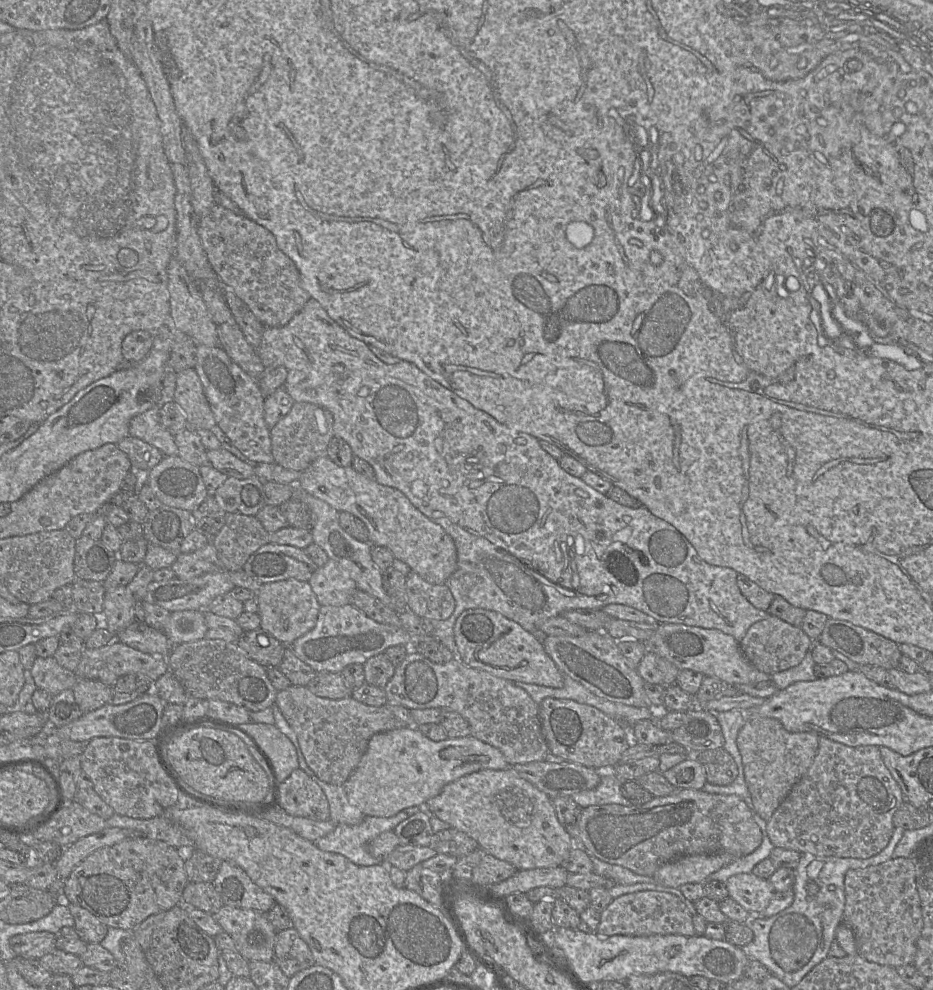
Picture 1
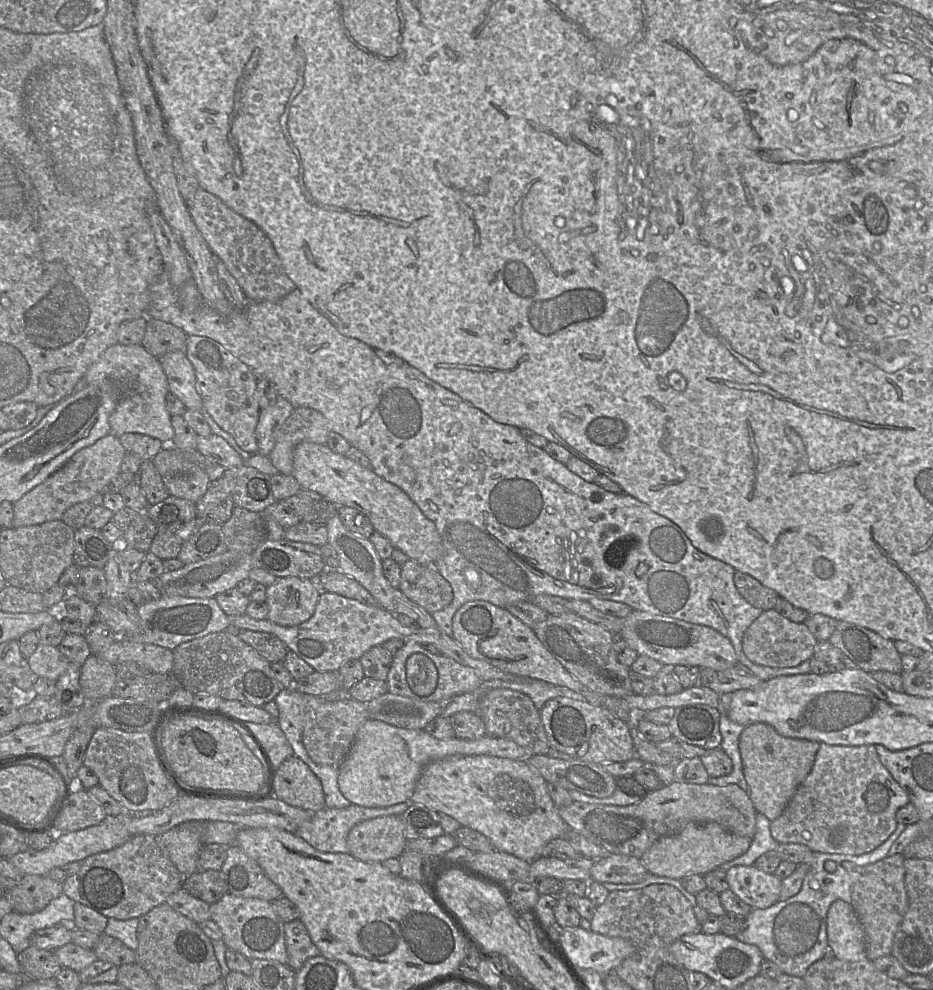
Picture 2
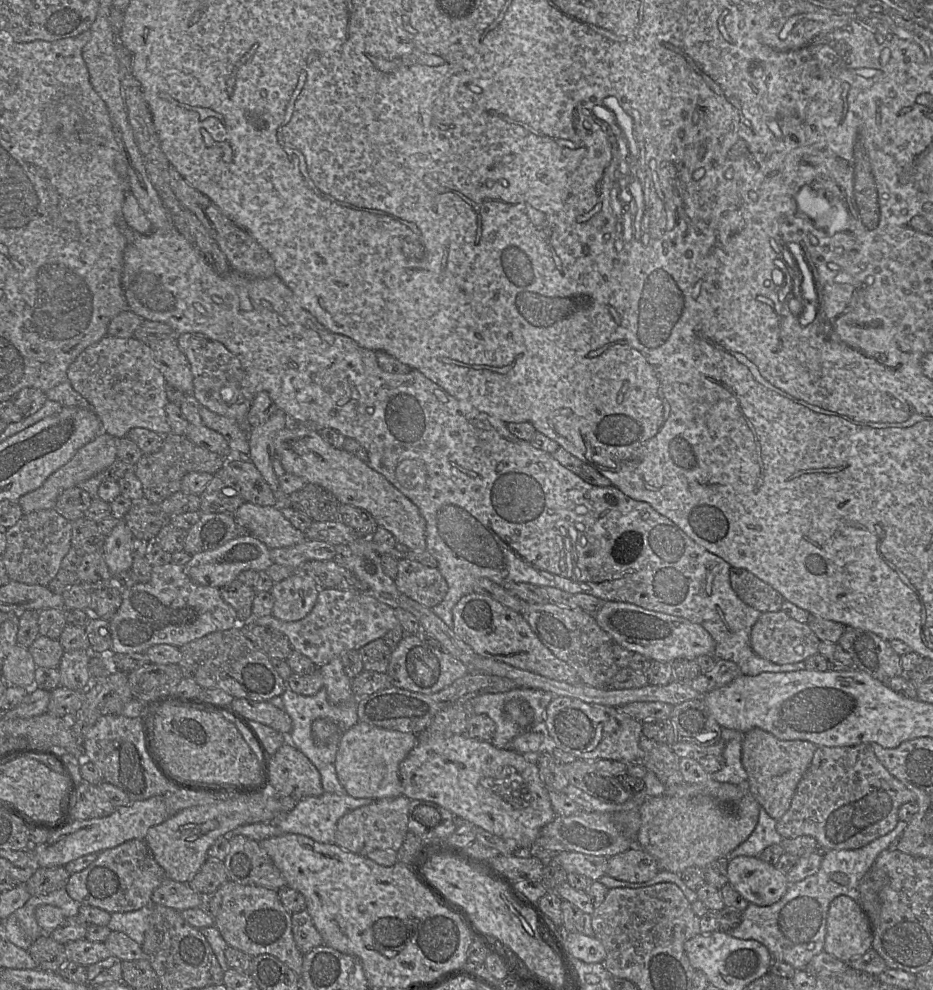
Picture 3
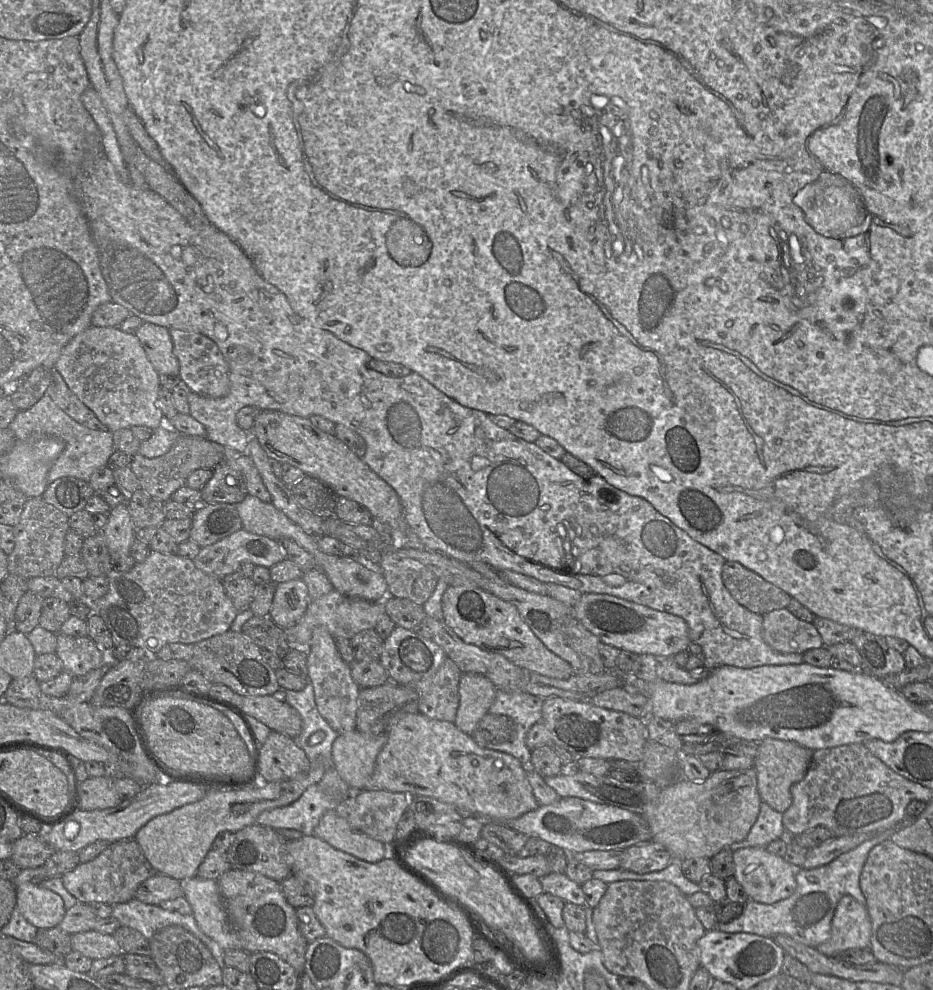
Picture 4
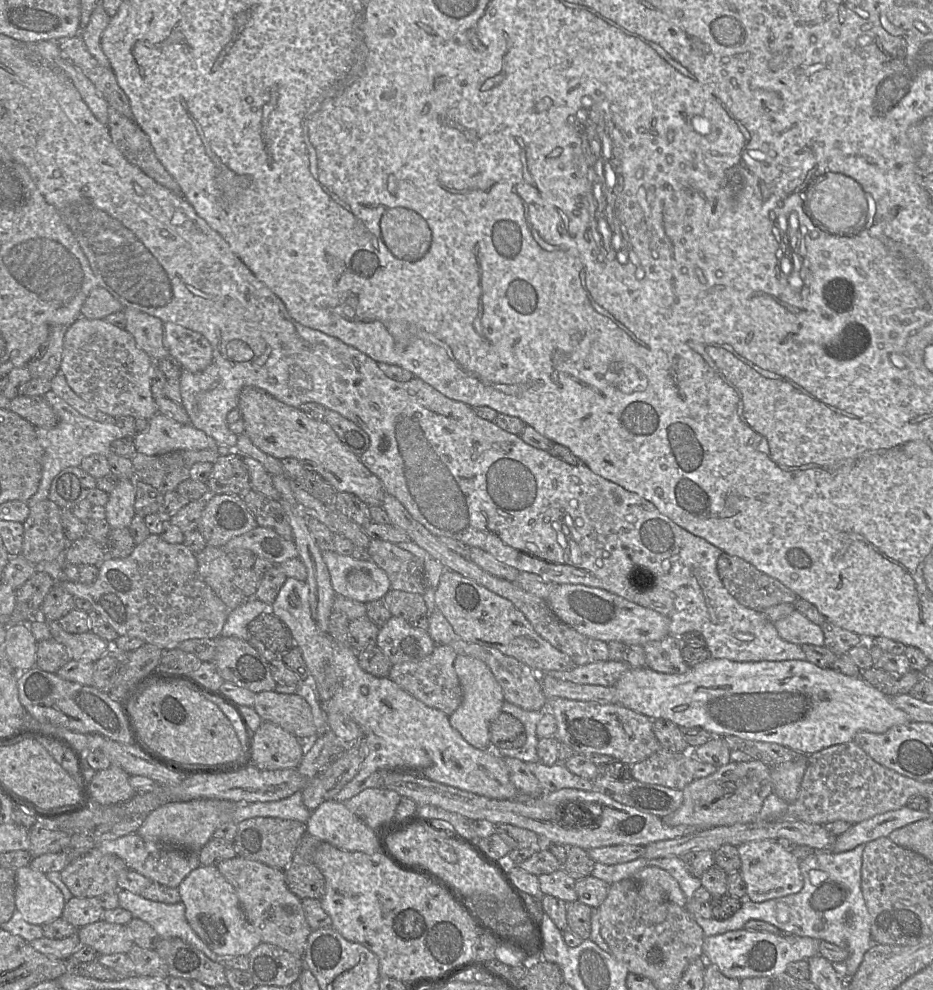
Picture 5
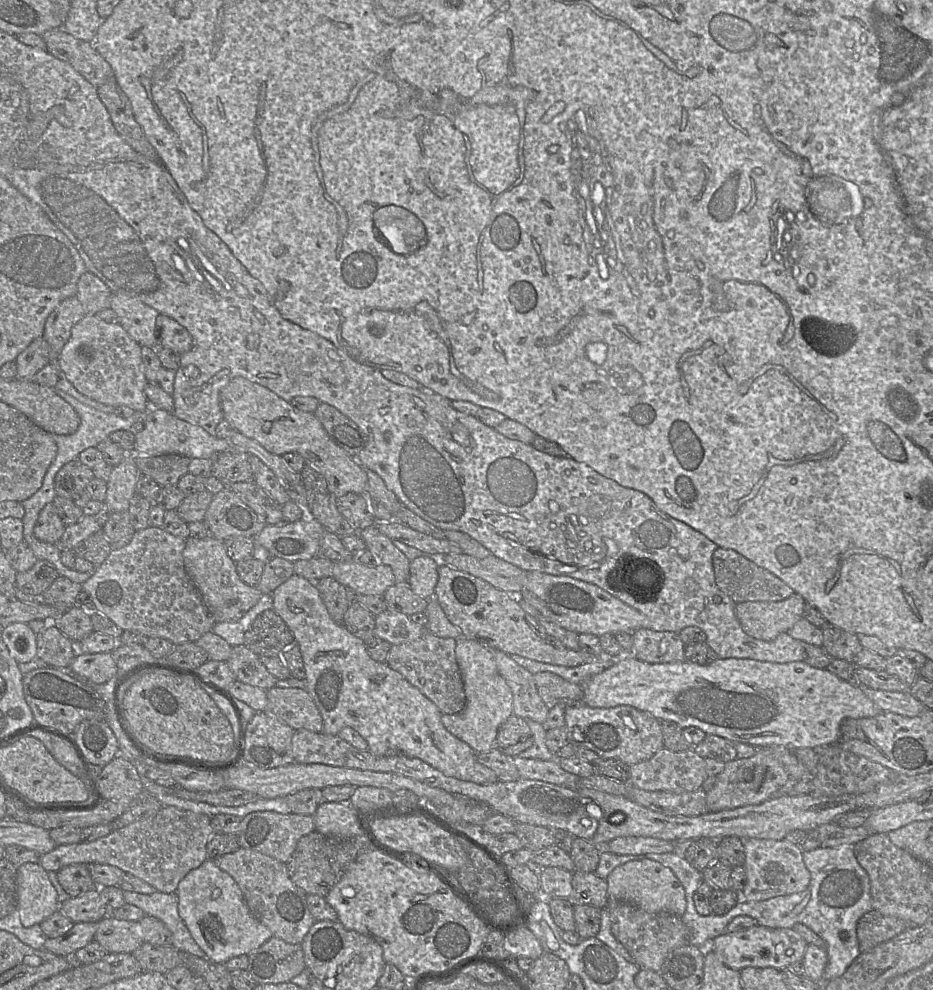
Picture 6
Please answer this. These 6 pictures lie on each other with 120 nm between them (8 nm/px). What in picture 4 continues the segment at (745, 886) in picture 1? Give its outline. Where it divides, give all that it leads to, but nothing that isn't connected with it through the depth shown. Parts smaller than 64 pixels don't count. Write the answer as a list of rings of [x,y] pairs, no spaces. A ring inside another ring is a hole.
[[[735,846],[733,861],[734,877],[745,890],[748,900],[773,904],[793,895],[797,887],[796,868],[783,857],[768,852],[766,847]]]

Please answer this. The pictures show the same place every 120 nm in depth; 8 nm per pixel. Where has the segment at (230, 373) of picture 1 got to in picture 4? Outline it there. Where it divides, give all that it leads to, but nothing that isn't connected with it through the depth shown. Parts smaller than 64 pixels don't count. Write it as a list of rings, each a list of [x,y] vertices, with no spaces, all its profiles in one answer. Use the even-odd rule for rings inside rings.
[[[169,329],[173,353],[179,361],[179,377],[192,392],[211,398],[225,396],[230,388],[229,365],[217,344],[201,333]]]

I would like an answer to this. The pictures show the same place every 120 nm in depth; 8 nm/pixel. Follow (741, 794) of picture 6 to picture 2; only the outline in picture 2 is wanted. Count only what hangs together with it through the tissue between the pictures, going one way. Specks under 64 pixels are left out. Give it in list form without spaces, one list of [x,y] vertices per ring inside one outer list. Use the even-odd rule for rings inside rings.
[[[716,822],[689,823],[673,835],[657,840],[641,857],[650,875],[680,880],[687,875],[706,875],[747,852],[752,838],[733,834]]]

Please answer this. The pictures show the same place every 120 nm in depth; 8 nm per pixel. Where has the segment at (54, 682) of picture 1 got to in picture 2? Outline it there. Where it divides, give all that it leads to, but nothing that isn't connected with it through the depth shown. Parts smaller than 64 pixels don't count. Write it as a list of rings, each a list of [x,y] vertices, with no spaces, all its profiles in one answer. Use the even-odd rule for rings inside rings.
[[[39,644],[34,653],[27,659],[27,663],[37,677],[57,681],[66,671],[69,660],[58,647]]]

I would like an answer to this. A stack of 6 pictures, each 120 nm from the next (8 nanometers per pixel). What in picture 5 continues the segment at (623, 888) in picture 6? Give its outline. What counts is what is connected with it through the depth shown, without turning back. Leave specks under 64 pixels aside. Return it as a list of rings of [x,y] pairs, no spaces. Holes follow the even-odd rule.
[[[648,866],[636,872],[632,879],[638,885],[639,895],[652,902],[670,901],[680,907],[687,904],[678,882],[665,870]]]

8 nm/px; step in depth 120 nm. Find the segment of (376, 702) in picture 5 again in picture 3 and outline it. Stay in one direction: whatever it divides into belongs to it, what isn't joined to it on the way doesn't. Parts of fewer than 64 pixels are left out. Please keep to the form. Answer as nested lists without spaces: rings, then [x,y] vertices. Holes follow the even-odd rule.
[[[293,573],[287,579],[274,583],[270,593],[274,598],[272,616],[283,622],[295,622],[306,617],[314,608],[320,589],[304,573]],[[428,729],[417,734],[417,743],[400,763],[399,775],[402,794],[410,800],[434,802],[454,816],[474,826],[507,839],[513,839],[525,850],[540,836],[541,829],[556,817],[549,790],[542,781],[533,756],[524,756],[511,749],[498,749],[491,742],[479,741],[462,735],[443,735]]]

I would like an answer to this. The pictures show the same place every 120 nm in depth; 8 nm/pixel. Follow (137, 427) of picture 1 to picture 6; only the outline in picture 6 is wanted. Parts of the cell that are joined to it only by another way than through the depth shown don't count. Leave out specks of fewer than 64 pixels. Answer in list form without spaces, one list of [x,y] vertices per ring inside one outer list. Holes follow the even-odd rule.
[[[86,315],[79,322],[77,322],[71,330],[71,335],[67,343],[62,348],[59,357],[57,358],[57,368],[62,370],[66,378],[73,384],[73,386],[83,395],[91,398],[97,402],[110,405],[110,406],[127,406],[137,412],[146,413],[150,409],[150,403],[144,393],[144,389],[148,381],[146,380],[145,374],[142,370],[142,355],[141,346],[132,339],[129,334],[118,324],[107,323],[104,320],[99,319],[95,315]]]

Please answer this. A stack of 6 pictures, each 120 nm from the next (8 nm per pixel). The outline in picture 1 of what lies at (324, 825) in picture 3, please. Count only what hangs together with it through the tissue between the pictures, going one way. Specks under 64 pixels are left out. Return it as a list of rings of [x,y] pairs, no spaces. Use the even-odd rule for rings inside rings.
[[[411,806],[391,817],[366,816],[356,825],[337,824],[328,835],[318,839],[315,845],[322,851],[341,854],[358,866],[373,866],[382,862],[368,852],[368,843],[415,813],[426,811],[425,806]]]

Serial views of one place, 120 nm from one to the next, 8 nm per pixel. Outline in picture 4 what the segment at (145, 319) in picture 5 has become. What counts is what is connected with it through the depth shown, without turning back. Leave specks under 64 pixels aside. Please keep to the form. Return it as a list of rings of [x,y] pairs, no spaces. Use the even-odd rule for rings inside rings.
[[[143,321],[135,335],[159,374],[179,376],[179,361],[173,353],[173,342],[166,327]]]

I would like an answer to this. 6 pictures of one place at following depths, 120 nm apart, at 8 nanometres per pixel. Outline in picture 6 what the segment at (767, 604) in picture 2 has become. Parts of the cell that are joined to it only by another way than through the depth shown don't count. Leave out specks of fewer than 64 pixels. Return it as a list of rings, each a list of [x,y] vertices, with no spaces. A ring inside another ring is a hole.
[[[718,547],[713,553],[712,560],[717,586],[736,604],[746,601],[782,601],[795,593],[793,589],[780,578],[767,569],[759,567],[733,549]]]

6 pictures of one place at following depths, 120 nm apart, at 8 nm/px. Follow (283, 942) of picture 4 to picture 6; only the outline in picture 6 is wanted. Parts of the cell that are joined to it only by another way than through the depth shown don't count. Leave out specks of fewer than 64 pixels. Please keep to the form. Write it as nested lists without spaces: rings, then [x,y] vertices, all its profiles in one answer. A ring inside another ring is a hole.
[[[242,847],[212,860],[216,866],[234,879],[250,912],[272,932],[273,937],[289,944],[301,945],[316,921],[308,909],[307,894],[291,881],[287,863]]]

